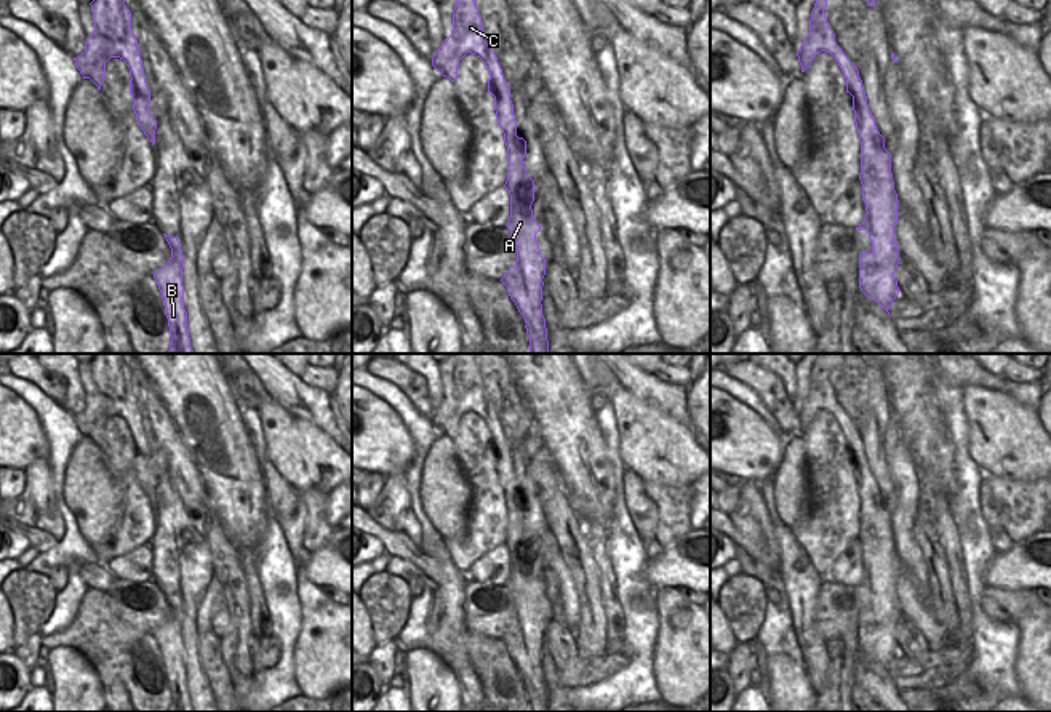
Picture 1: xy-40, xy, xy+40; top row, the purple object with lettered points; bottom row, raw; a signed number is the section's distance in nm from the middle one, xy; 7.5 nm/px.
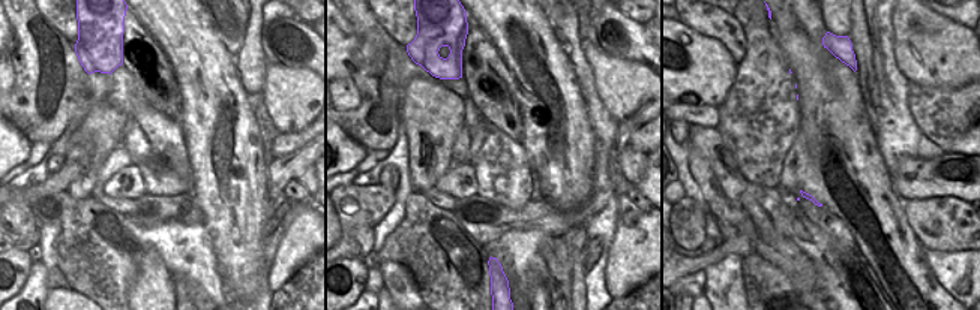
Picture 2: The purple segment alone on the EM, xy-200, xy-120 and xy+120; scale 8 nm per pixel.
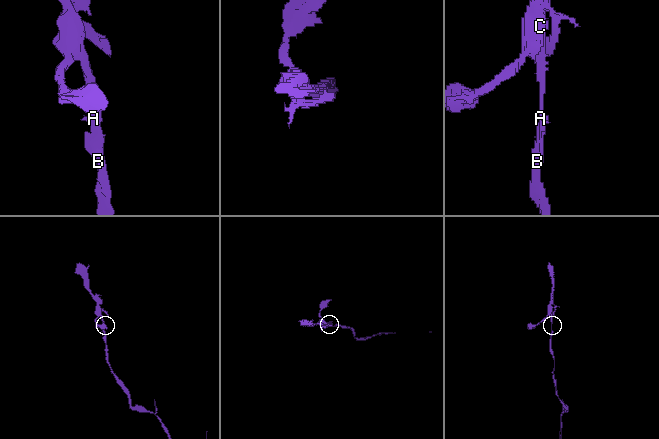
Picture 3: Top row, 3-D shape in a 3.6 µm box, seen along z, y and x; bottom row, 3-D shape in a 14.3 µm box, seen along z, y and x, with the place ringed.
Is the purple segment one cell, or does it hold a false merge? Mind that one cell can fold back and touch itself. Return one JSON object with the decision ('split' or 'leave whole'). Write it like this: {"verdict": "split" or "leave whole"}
{"verdict": "split"}

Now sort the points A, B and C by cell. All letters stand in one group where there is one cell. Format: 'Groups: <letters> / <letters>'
Groups: A B / C

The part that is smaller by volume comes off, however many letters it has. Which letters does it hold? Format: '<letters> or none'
C

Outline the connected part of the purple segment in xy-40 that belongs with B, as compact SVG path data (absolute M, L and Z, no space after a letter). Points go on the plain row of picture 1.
M163 594L171 606L171 616L154 632L154 637L162 651L165 674L170 685L171 704L168 712L194 712L187 686L187 670L184 667L182 608L178 595Z

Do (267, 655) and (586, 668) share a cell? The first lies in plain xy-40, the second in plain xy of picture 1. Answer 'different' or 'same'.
same

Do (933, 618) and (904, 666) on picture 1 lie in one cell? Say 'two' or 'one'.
two

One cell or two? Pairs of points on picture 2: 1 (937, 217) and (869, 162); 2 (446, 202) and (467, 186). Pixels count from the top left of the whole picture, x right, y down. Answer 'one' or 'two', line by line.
1: two
2: two

